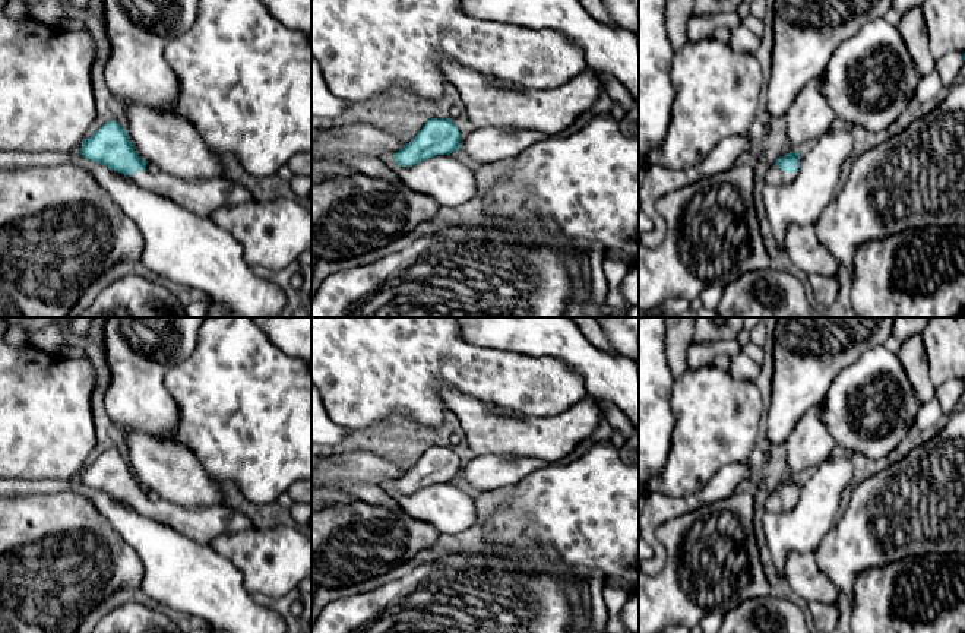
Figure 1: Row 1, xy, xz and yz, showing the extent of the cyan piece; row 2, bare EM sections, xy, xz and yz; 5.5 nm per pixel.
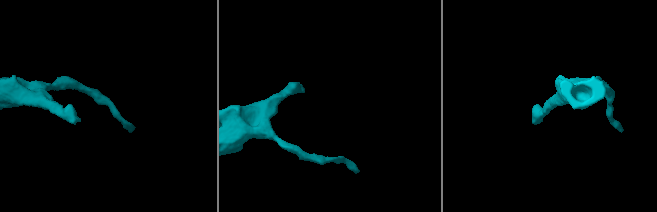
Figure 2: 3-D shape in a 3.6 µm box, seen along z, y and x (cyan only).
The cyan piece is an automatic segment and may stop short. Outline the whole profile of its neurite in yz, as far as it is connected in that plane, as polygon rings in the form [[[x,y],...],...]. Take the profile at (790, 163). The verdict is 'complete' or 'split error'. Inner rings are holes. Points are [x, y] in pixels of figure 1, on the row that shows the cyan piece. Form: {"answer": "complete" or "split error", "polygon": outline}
{"answer": "split error", "polygon": [[[790,152],[776,159],[766,171],[765,181],[772,186],[784,186],[794,181],[800,168],[800,152]]]}

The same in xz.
{"answer": "complete", "polygon": [[[431,118],[417,136],[395,152],[399,167],[412,167],[437,155],[450,155],[461,148],[461,133],[450,118]]]}

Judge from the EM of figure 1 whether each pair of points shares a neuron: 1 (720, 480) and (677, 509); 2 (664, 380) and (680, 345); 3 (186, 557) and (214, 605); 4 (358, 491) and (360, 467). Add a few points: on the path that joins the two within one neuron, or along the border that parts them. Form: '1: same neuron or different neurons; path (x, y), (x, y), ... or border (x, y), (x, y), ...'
1: same neuron; path (709, 490), (702, 497), (687, 503)
2: different neurons; border (664, 335), (665, 360), (674, 379)
3: same neuron; path (187, 569), (212, 594)
4: different neurons; border (380, 484), (341, 481), (337, 486)

